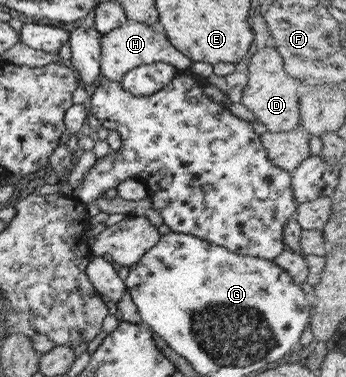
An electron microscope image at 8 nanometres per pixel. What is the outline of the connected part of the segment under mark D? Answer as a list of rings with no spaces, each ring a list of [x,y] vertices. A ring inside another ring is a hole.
[[[271,44],[250,56],[247,83],[239,102],[250,110],[269,132],[290,131],[299,126],[300,121],[298,97],[302,91],[302,85],[286,74],[281,57],[277,48]]]

